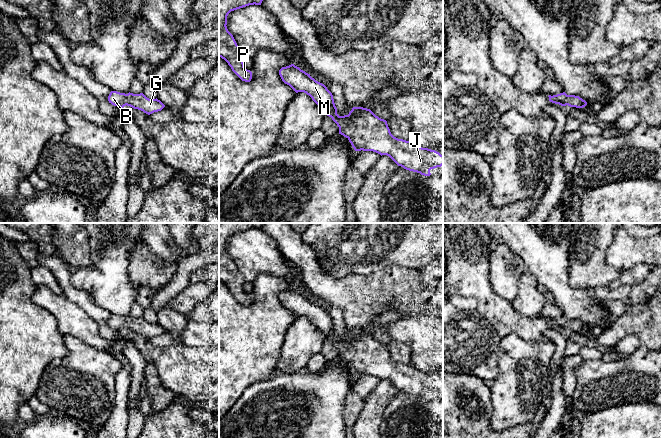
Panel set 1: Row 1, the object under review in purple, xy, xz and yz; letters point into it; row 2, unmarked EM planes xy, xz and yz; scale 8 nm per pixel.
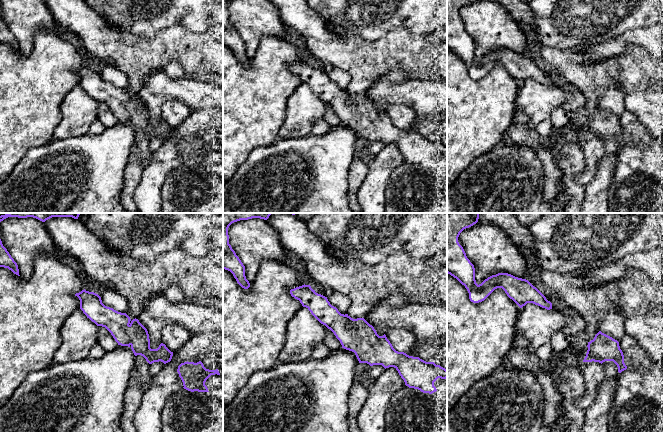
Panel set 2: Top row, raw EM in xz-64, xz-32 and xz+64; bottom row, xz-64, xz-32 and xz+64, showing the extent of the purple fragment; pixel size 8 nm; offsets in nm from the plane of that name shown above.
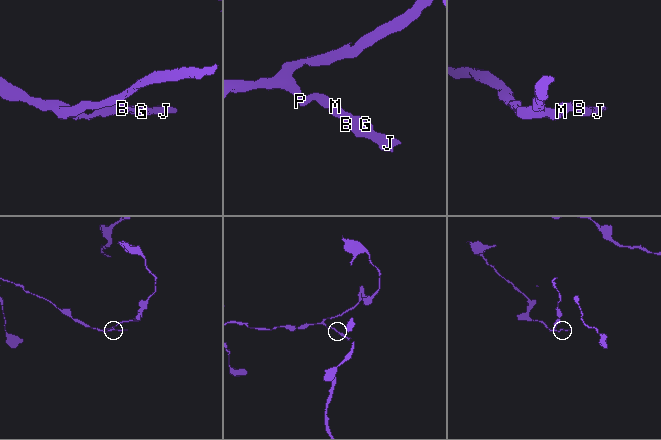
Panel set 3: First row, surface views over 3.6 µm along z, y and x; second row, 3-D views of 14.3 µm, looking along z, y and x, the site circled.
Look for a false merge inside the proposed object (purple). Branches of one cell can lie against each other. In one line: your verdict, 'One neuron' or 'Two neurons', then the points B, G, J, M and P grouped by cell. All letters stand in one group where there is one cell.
One neuron. Groups: B G J M P

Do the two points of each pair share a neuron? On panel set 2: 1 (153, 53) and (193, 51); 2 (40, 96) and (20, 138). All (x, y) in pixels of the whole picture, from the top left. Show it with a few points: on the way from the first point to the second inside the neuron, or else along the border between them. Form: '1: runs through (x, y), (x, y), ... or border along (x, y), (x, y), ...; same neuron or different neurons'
1: runs through (163, 53), (167, 51), (183, 51); same neuron
2: runs through (30, 106), (20, 116), (20, 128); same neuron

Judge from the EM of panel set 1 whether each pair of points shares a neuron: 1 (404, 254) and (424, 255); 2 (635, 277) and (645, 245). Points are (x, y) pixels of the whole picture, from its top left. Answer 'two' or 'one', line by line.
1: one
2: two

